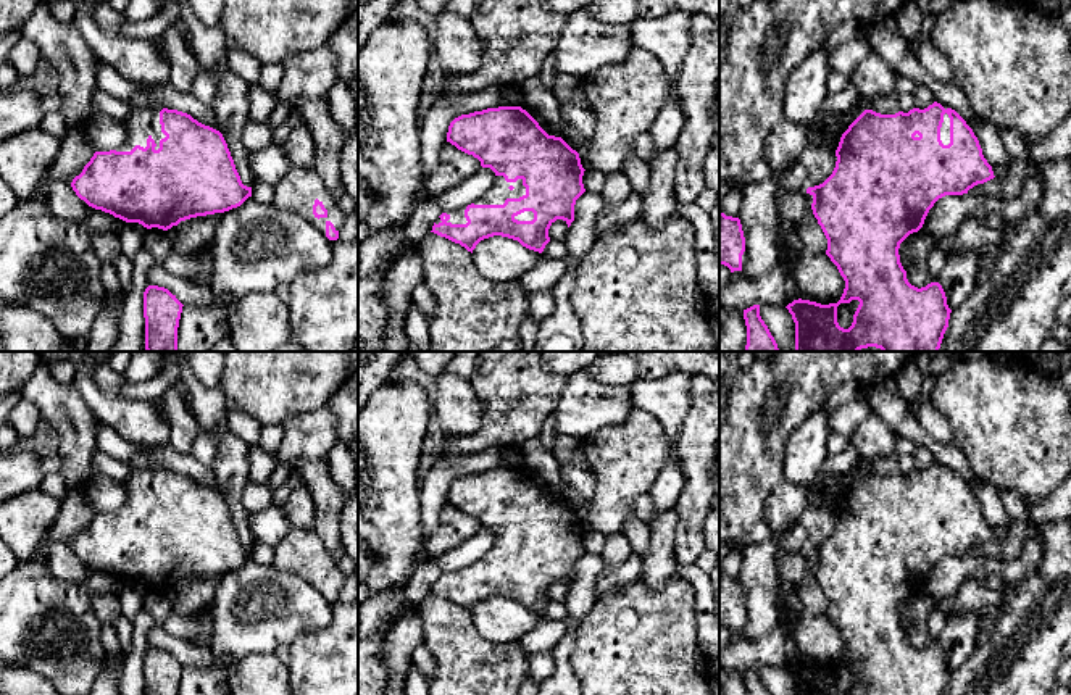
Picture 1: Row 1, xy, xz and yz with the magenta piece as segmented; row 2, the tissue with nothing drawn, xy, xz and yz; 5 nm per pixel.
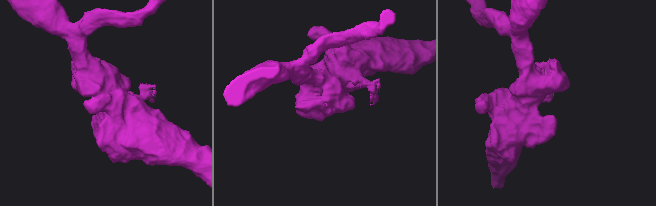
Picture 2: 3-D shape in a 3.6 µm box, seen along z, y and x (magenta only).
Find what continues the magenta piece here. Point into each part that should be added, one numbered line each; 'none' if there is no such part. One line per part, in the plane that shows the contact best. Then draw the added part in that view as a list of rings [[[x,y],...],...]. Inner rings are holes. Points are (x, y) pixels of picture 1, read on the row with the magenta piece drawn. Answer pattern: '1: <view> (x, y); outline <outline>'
1: xz (499, 192); outline [[[495,176],[490,189],[474,205],[503,205],[506,198],[519,198],[523,195],[526,195],[523,179],[506,182],[503,176]]]

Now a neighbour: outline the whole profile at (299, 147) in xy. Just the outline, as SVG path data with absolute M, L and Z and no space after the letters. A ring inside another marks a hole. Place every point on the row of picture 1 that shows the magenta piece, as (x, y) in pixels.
M306 124L294 127L282 148L290 166L313 168L316 148Z

